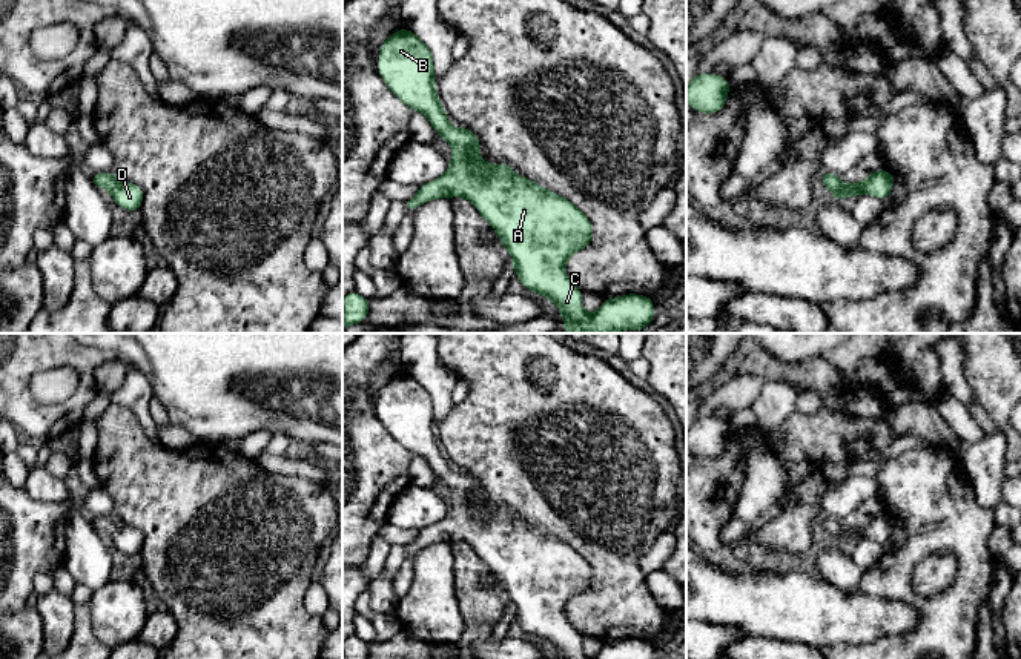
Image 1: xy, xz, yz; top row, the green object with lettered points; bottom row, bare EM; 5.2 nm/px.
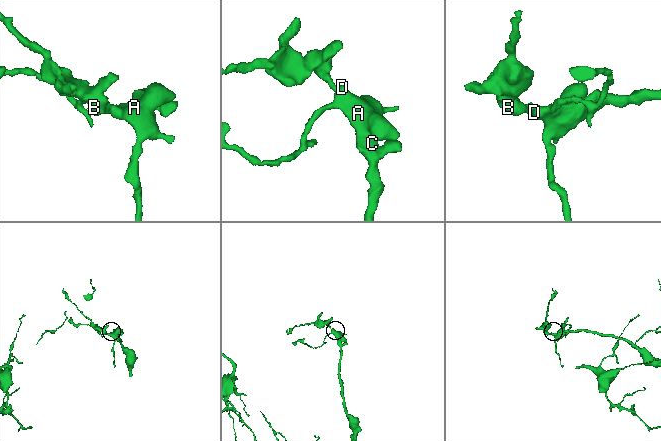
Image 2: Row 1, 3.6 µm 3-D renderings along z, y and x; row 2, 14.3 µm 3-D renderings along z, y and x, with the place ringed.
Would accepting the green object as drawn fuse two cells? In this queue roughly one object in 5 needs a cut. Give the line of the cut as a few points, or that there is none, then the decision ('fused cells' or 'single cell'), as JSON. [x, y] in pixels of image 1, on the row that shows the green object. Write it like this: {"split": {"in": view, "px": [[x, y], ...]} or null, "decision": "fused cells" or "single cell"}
{"split": null, "decision": "single cell"}

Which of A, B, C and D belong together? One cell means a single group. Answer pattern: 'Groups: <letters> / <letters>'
Groups: A B C D

